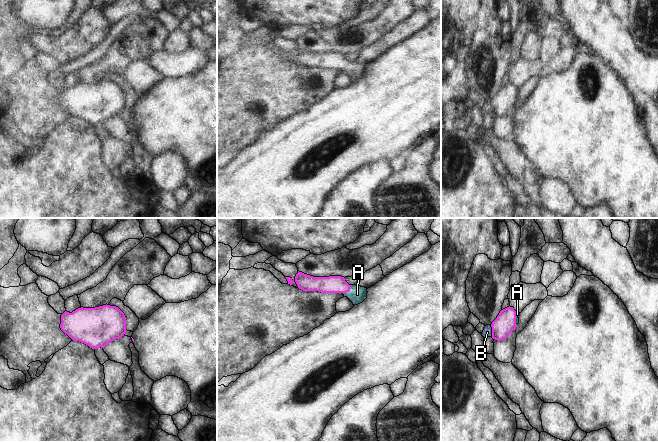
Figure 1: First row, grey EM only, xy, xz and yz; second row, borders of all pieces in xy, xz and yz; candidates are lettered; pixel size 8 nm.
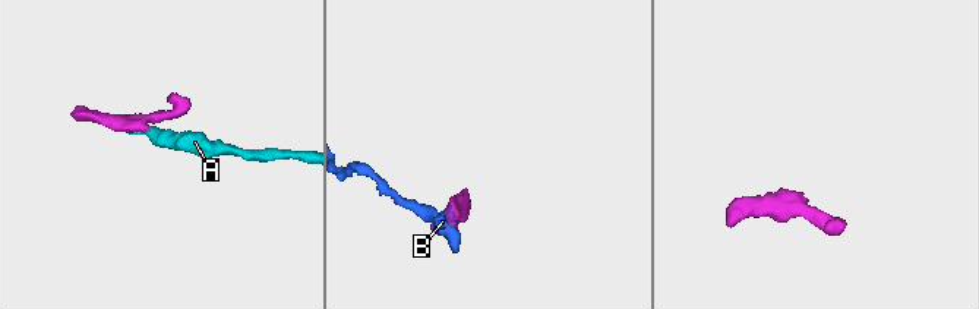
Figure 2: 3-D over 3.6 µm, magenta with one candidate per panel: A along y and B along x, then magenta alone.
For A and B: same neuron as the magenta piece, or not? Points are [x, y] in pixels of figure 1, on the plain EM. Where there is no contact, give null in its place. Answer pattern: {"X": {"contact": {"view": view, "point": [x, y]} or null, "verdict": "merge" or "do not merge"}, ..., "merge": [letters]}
{"A": {"contact": {"view": "xz", "point": [348, 67]}, "verdict": "merge"}, "B": {"contact": {"view": "yz", "point": [492, 107]}, "verdict": "do not merge"}, "merge": ["A"]}

